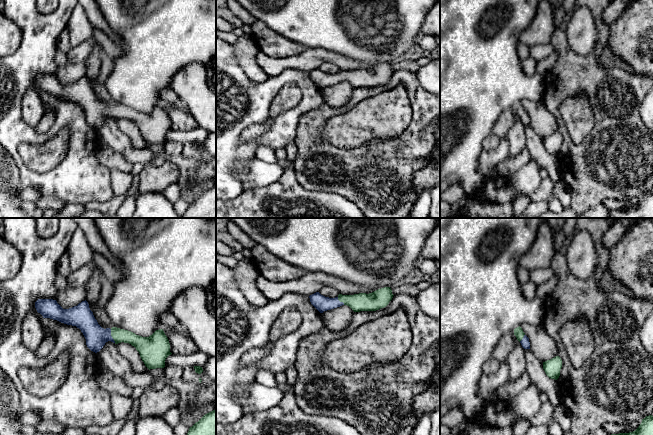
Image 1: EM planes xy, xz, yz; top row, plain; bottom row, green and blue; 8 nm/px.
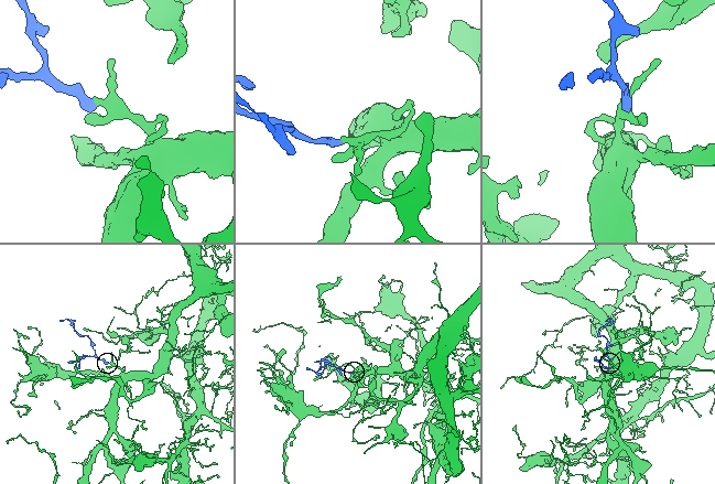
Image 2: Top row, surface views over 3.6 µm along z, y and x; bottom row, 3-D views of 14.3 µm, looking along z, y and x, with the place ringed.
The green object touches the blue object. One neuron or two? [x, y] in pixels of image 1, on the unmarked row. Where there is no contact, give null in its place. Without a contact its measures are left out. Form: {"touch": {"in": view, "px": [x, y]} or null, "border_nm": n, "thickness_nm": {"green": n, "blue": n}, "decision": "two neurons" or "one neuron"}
{"touch": {"in": "xy", "px": [111, 111]}, "border_nm": 120, "thickness_nm": {"green": 110, "blue": 170}, "decision": "one neuron"}

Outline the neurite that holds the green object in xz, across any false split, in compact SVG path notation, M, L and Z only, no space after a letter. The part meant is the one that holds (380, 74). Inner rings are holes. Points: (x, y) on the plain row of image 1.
M390 63L378 65L372 69L359 69L354 71L339 70L329 74L316 68L309 72L311 80L320 88L331 86L342 81L349 82L354 88L376 87L386 83L393 74Z

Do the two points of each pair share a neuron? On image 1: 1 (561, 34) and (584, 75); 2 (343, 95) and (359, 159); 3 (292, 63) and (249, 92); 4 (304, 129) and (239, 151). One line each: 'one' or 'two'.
1: one
2: two
3: two
4: two

